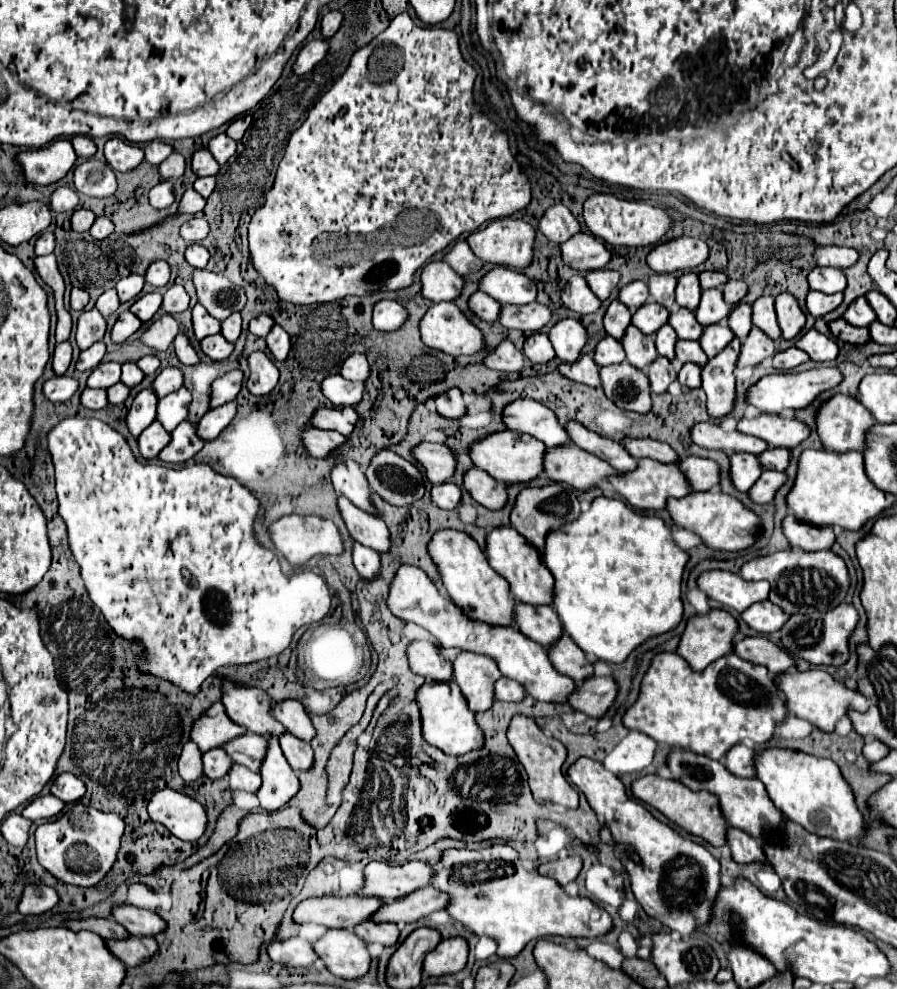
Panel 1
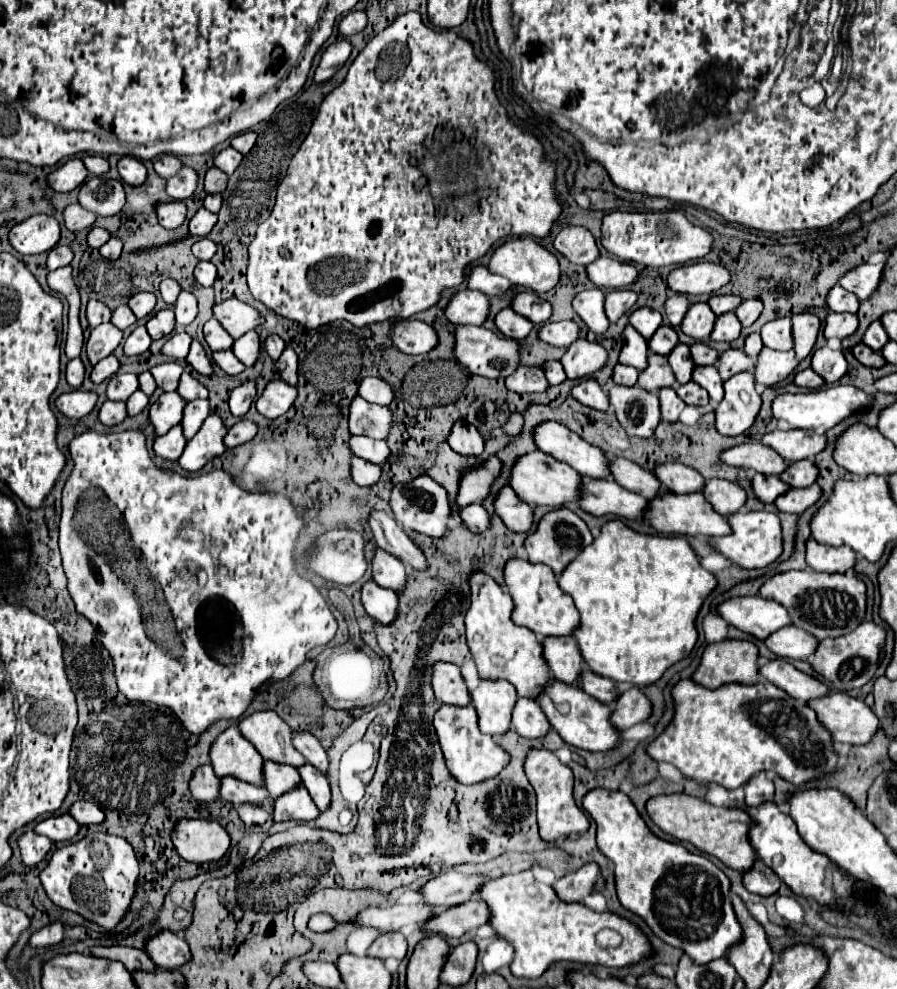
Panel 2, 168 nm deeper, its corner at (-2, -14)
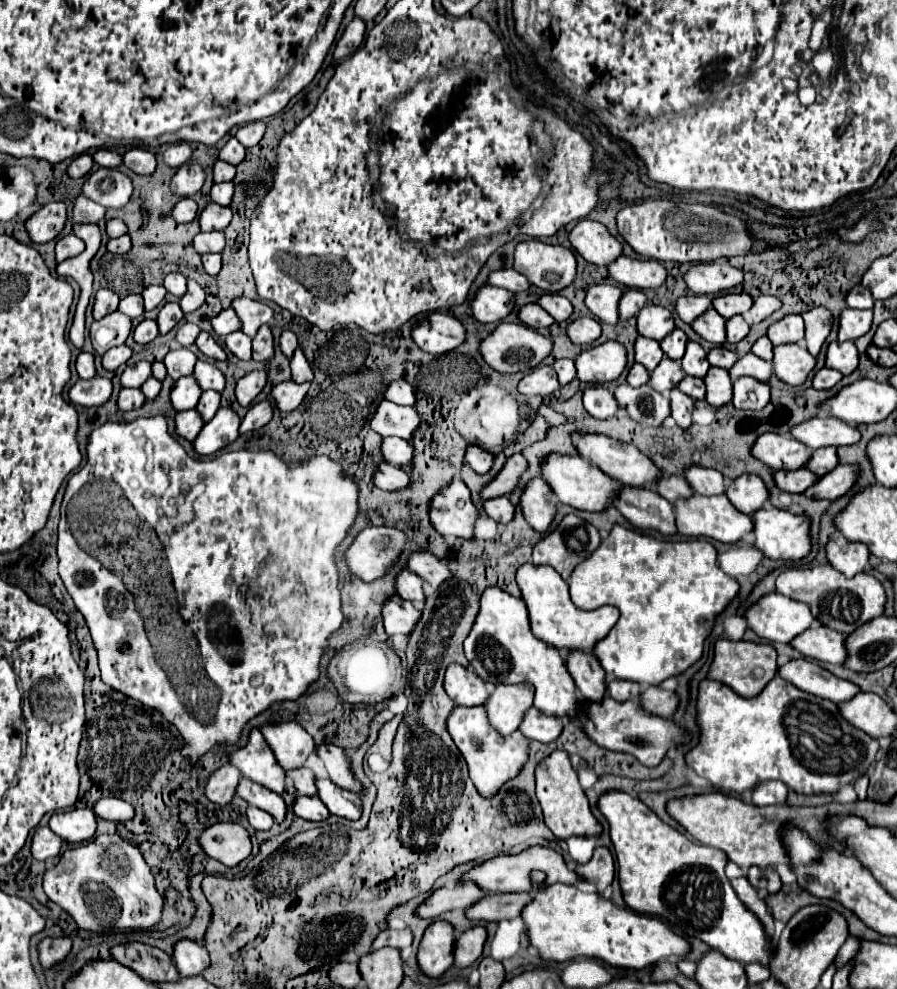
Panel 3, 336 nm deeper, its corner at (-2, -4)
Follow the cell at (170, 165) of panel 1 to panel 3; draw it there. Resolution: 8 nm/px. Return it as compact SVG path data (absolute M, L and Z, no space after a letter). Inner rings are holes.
M189 162L189 164L183 164L177 170L177 174L173 176L171 190L179 198L187 198L187 196L193 196L195 192L199 192L203 182L205 182L203 168L199 164L195 164L195 162Z

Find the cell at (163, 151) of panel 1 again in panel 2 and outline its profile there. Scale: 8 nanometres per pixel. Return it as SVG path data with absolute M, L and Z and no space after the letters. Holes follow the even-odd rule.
M163 154L163 156L159 156L157 160L155 160L155 172L161 176L161 178L171 178L171 176L175 176L177 172L179 172L179 168L181 168L181 160L177 158L177 156L173 156L173 154Z

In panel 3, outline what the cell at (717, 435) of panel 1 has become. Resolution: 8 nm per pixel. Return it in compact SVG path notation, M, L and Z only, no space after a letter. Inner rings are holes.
M775 432L761 434L751 454L775 470L797 470L803 468L811 458L811 450L799 440Z

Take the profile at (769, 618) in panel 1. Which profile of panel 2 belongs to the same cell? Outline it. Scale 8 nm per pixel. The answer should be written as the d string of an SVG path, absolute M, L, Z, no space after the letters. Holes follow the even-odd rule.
M791 626L791 628L779 628L779 632L767 636L765 646L779 658L807 660L815 652L817 638L799 630L797 626Z

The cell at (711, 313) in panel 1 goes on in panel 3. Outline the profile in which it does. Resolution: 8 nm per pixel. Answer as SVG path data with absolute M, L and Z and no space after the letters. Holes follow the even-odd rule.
M735 316L727 320L727 342L737 344L749 334L749 324L743 320L743 316Z

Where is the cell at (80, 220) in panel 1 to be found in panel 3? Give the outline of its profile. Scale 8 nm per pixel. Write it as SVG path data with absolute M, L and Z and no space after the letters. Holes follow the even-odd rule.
M109 220L107 222L107 234L109 238L119 238L123 234L127 234L127 226L123 220Z

